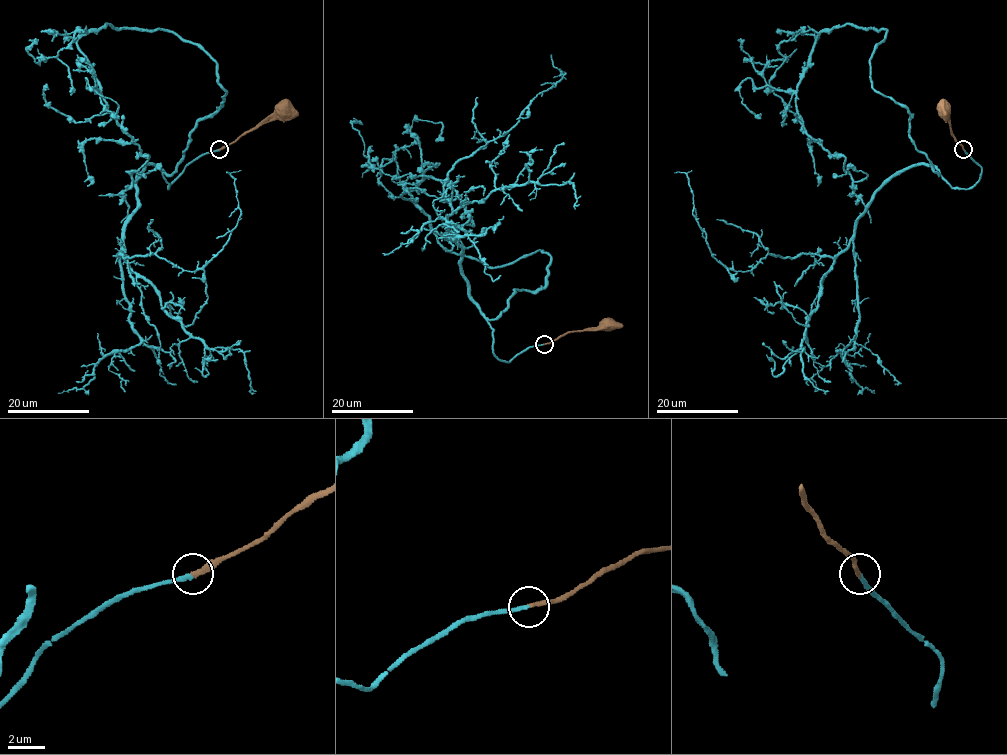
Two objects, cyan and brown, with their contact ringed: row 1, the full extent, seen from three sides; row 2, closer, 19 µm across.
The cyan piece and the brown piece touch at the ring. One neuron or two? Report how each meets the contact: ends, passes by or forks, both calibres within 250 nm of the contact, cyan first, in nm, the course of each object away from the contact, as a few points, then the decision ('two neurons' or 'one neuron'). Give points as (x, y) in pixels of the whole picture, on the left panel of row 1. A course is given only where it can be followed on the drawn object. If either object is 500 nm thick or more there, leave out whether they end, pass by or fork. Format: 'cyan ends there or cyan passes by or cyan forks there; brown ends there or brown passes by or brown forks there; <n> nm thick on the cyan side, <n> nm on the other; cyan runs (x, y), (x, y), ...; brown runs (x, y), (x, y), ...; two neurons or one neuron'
cyan ends there; brown ends there; 240 nm thick on the cyan side, 260 nm on the other; cyan runs (219, 149), (168, 189), (226, 91), (196, 45), (83, 34), (148, 157), (121, 223); brown runs (219, 149), (258, 128), (282, 105); one neuron

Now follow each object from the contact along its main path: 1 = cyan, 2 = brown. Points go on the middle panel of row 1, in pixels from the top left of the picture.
1: (543, 344), (501, 361), (488, 322), (551, 257), (447, 251), (402, 196), (425, 176), (473, 225), (445, 251)
2: (543, 344), (570, 331), (607, 324)

